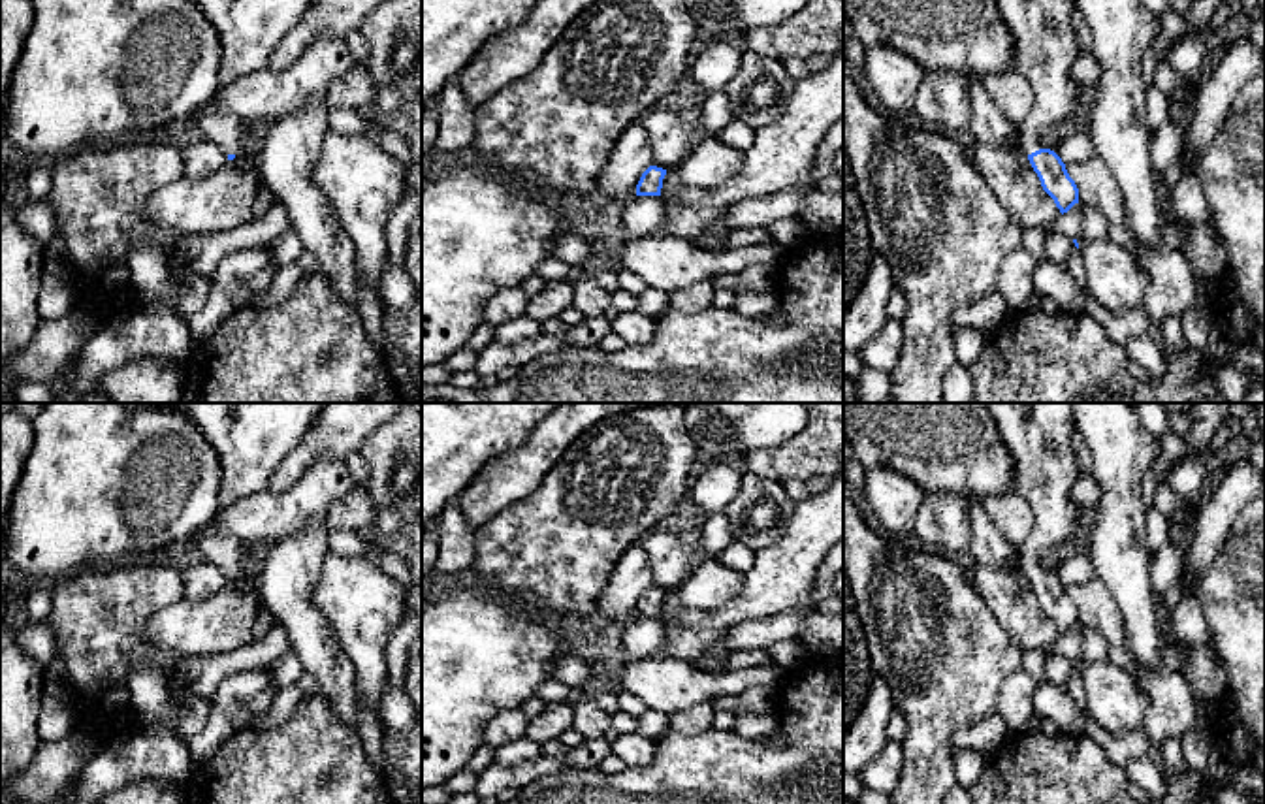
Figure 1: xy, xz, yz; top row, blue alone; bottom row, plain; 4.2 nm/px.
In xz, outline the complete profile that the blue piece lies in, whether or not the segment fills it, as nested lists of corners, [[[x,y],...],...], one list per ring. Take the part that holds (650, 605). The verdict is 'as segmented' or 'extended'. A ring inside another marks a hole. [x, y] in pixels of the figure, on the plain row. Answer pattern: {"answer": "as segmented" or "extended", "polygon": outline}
{"answer": "as segmented", "polygon": [[[649,587],[636,606],[636,618],[661,618],[665,597],[666,591]]]}

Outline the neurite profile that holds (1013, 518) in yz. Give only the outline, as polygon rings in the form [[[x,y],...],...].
[[[1017,491],[981,499],[996,531],[1015,548],[1022,546],[1033,529],[1033,510]]]

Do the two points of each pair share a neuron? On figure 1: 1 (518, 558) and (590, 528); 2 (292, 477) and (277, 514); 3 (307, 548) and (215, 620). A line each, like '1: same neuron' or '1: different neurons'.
1: same neuron
2: different neurons
3: different neurons

